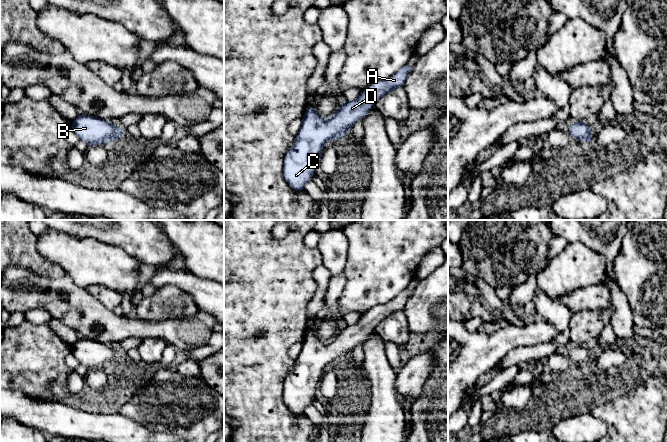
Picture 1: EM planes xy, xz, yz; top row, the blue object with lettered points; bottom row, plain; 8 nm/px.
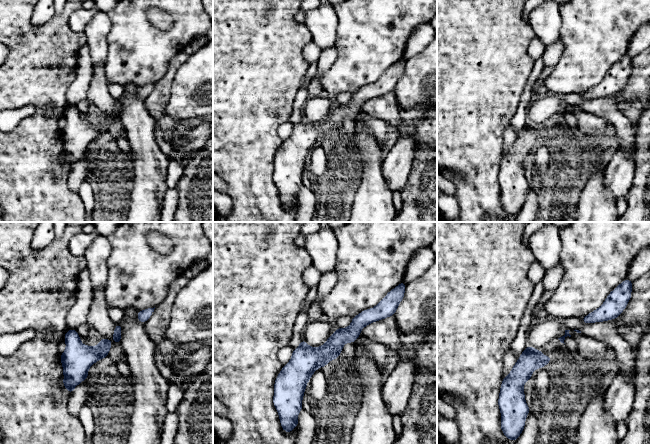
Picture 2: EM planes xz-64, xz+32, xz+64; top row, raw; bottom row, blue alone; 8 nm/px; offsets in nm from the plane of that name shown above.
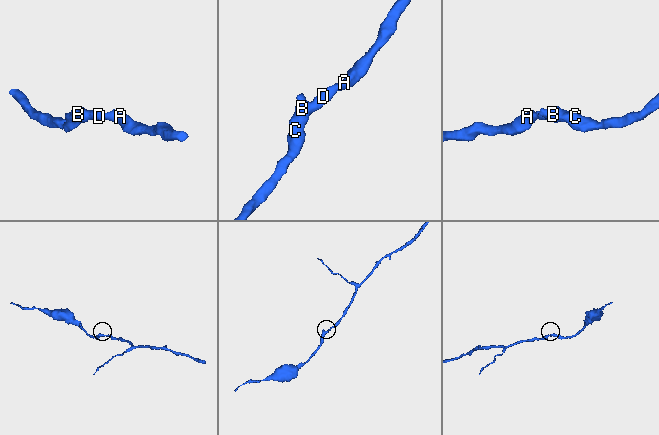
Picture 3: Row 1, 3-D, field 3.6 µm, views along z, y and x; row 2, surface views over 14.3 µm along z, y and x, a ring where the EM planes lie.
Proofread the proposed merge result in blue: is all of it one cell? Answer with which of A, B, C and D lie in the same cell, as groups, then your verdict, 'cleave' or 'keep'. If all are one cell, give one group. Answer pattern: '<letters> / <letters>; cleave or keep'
A B C D; keep

